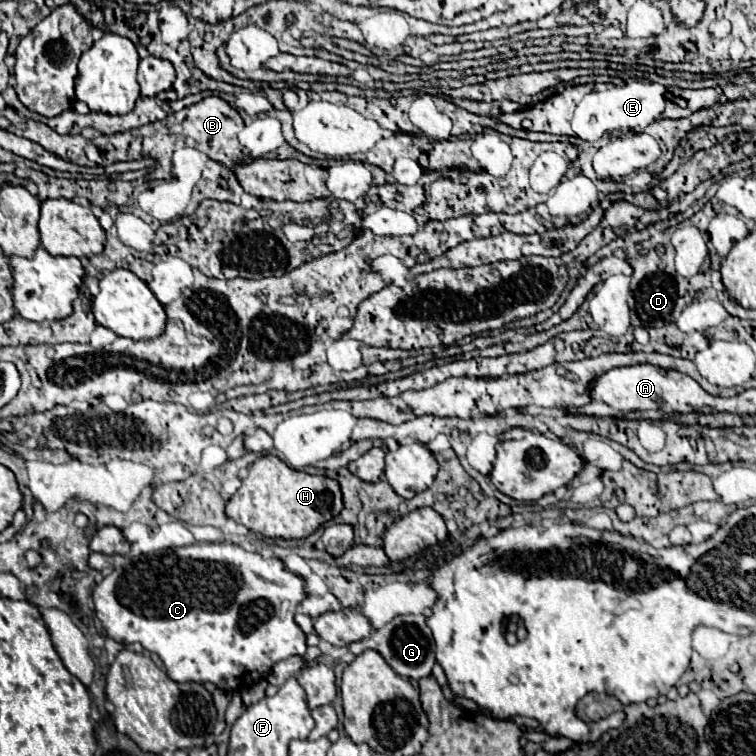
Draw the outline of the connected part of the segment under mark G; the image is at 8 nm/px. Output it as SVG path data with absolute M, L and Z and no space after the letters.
M425 610L423 614L407 614L407 616L397 616L393 618L389 624L385 624L383 628L375 630L369 638L365 640L359 640L359 642L353 642L347 646L347 650L351 654L361 654L365 650L377 650L385 662L403 678L413 678L413 680L419 680L423 676L429 676L431 674L431 668L435 664L435 642L433 642L433 636L431 636L431 630L429 626L425 624L425 618L429 616L431 612Z

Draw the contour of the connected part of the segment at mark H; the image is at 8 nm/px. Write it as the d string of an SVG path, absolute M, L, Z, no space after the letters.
M265 454L251 468L235 496L227 502L227 516L267 538L305 538L341 512L341 490L327 476L291 470L273 454Z

